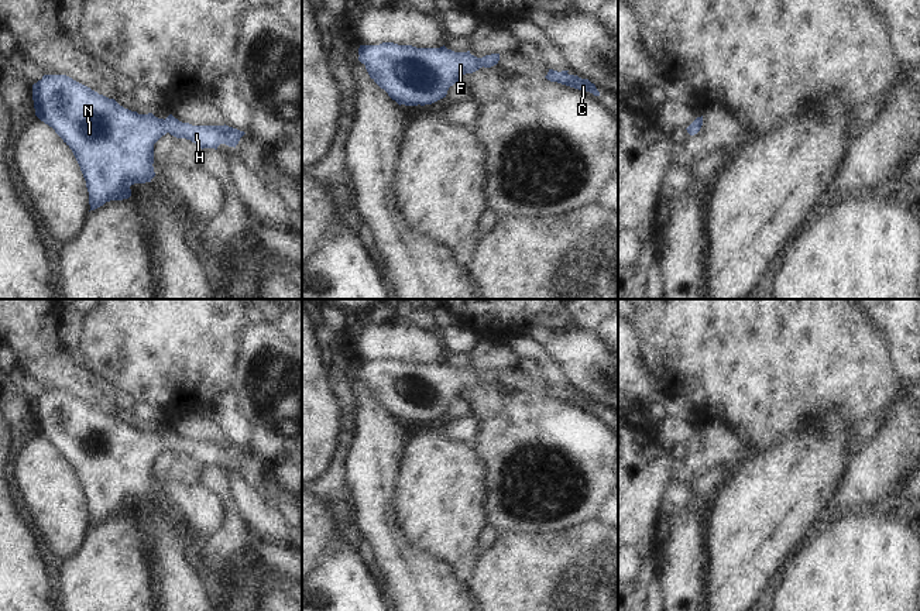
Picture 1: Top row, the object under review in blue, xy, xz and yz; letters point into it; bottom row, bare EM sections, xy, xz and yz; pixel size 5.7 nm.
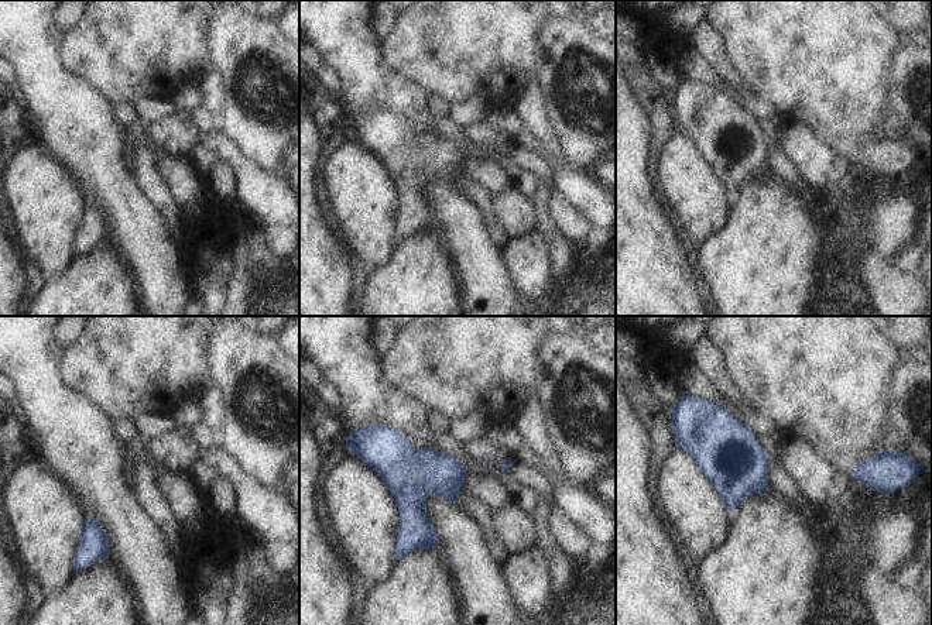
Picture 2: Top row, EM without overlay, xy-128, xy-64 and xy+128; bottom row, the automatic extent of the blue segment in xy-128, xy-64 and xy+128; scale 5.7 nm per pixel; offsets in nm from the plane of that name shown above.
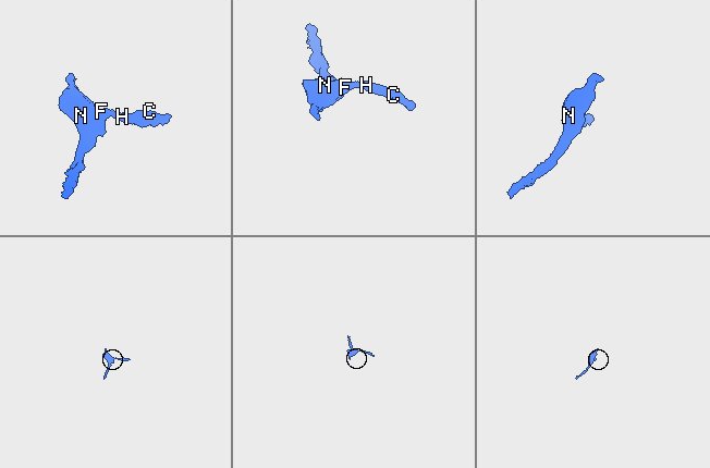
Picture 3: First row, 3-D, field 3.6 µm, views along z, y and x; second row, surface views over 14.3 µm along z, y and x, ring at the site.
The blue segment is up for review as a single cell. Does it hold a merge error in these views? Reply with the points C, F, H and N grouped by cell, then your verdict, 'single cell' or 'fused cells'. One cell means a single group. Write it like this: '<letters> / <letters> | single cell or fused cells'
C F H N | single cell

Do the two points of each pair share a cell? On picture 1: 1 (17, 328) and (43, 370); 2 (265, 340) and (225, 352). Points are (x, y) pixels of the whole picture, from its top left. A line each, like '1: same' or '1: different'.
1: same
2: different

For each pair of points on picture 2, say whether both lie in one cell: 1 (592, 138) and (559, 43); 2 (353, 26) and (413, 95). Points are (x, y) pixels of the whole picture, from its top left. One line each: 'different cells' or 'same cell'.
1: same cell
2: same cell

